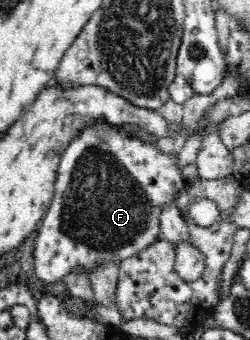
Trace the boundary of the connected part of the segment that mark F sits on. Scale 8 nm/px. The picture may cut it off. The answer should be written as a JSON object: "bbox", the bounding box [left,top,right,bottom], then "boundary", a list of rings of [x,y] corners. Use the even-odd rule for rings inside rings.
{"bbox":[33,121,187,287],"boundary":[[[97,121],[96,123],[85,125],[69,141],[69,144],[63,150],[59,166],[56,172],[54,182],[54,196],[51,206],[45,217],[40,220],[37,236],[35,236],[35,248],[33,248],[33,258],[35,259],[34,279],[36,281],[54,282],[61,287],[61,281],[67,279],[70,275],[85,275],[89,278],[94,271],[101,269],[106,263],[121,262],[137,256],[139,252],[144,252],[149,247],[162,240],[162,215],[166,207],[176,207],[179,192],[185,191],[187,185],[185,179],[181,177],[181,165],[179,164],[179,152],[167,152],[163,145],[159,148],[156,142],[147,142],[145,138],[139,138],[139,135],[133,135],[121,126],[111,124],[109,121]]]}

